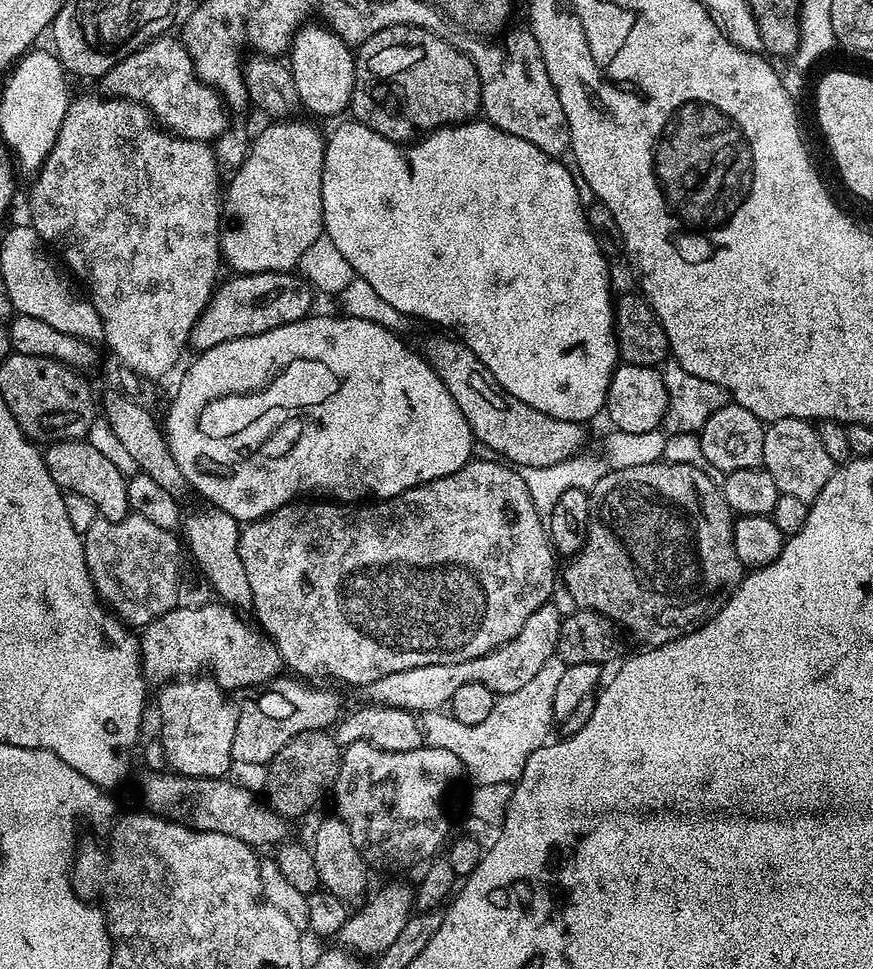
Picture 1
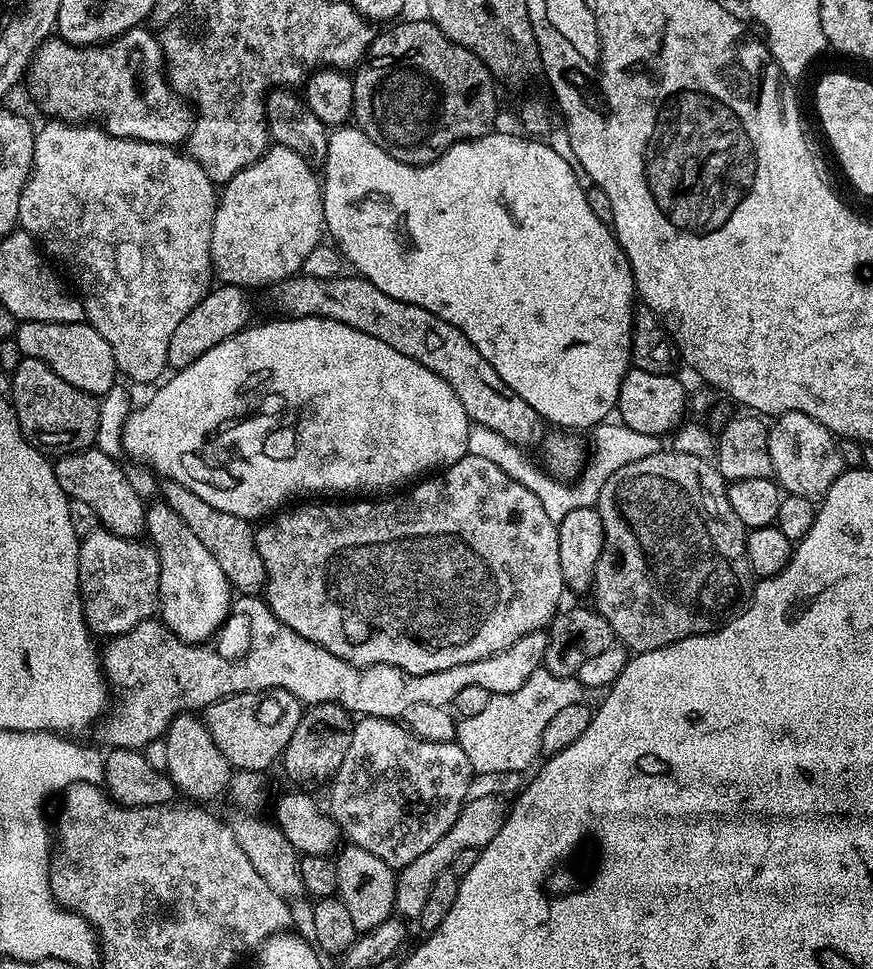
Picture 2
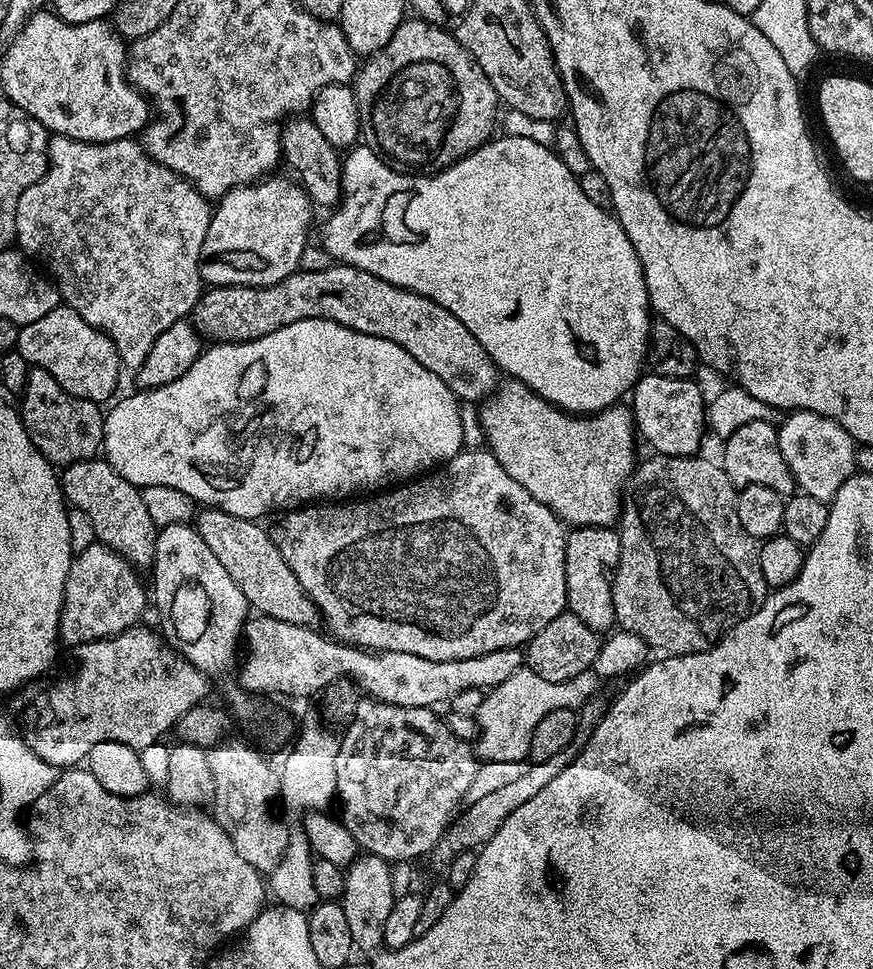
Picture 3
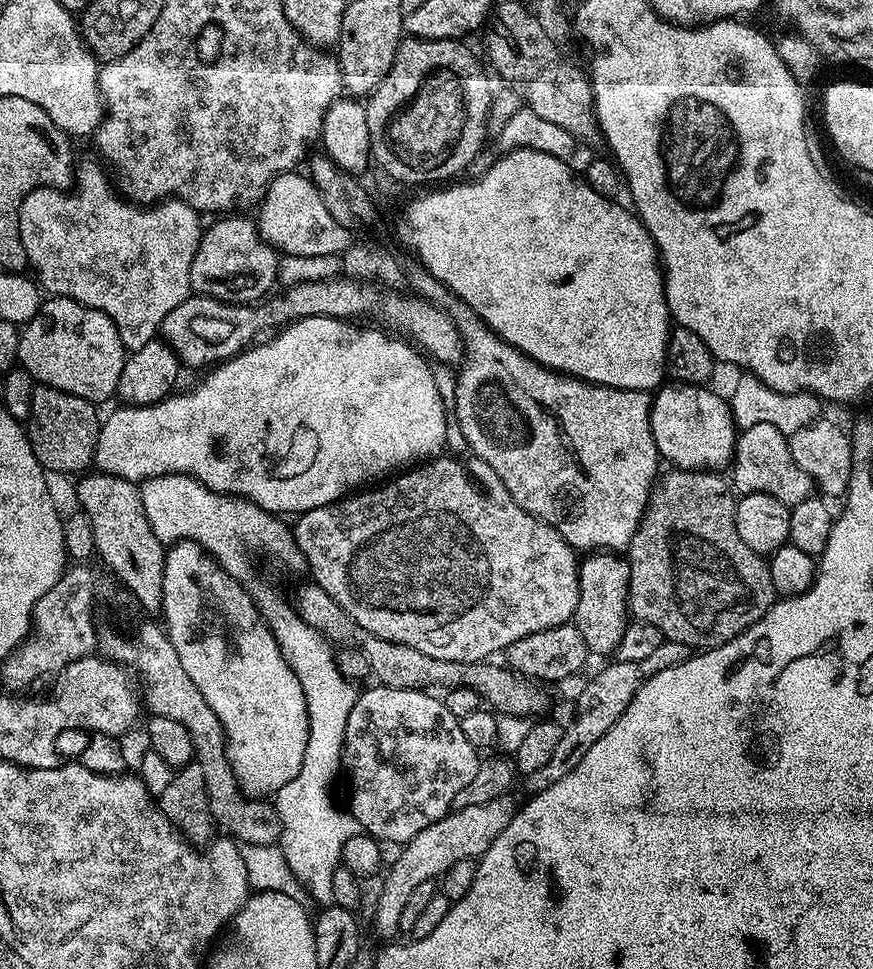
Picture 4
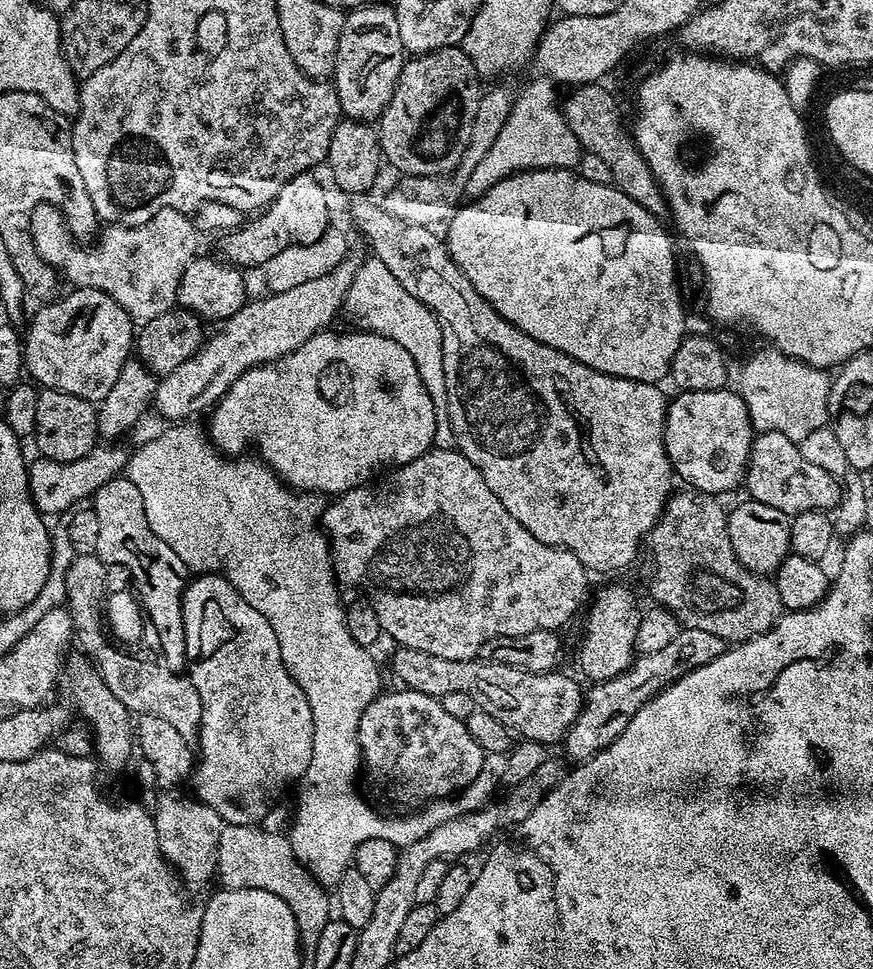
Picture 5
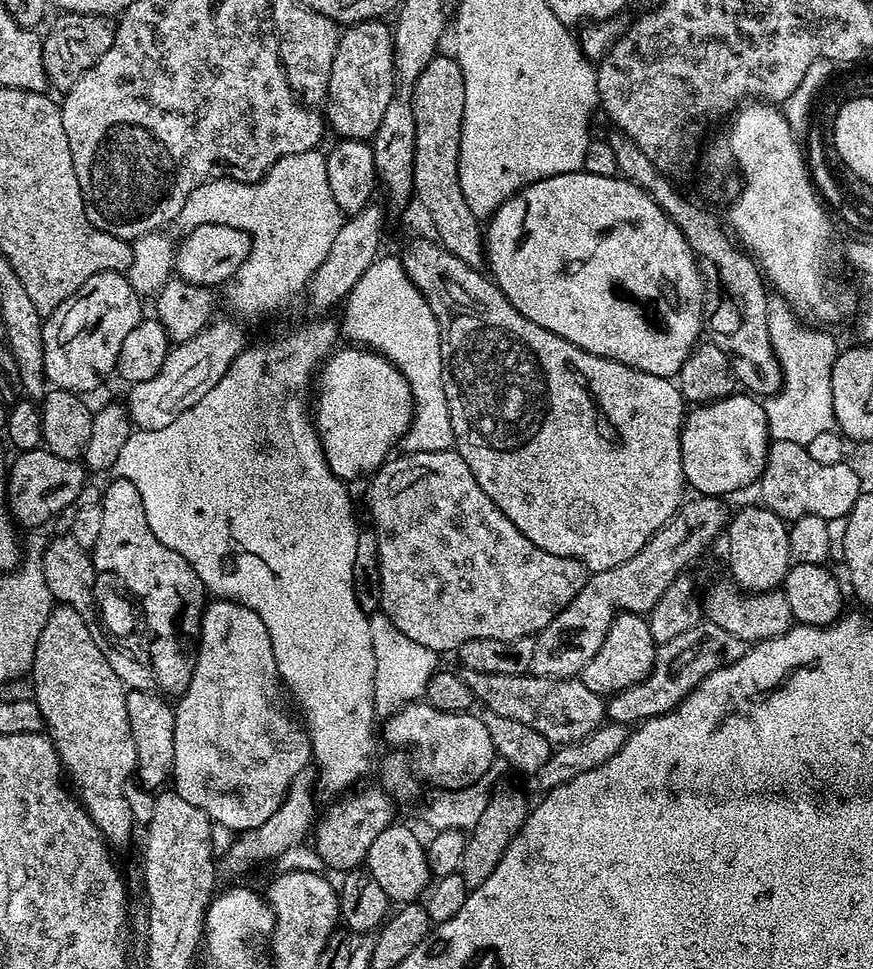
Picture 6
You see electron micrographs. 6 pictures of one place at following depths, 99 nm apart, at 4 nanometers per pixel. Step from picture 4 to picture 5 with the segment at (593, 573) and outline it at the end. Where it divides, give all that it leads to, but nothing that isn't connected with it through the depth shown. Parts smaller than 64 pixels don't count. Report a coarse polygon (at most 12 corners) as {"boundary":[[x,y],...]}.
{"boundary":[[604,584],[588,612],[580,668],[622,674],[642,615],[624,584]]}

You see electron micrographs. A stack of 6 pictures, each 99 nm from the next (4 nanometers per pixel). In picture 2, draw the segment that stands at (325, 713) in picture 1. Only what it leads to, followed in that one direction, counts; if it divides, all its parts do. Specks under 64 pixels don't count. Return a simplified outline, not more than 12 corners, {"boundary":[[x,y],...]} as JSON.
{"boundary":[[248,694],[203,709],[210,738],[229,765],[263,773],[287,726],[263,727]]}

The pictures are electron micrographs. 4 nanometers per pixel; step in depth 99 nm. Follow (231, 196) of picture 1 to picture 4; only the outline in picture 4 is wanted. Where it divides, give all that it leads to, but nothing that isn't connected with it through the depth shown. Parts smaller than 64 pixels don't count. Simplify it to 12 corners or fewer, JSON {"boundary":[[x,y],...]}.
{"boundary":[[255,219],[203,229],[192,292],[227,304],[263,301],[281,257]]}

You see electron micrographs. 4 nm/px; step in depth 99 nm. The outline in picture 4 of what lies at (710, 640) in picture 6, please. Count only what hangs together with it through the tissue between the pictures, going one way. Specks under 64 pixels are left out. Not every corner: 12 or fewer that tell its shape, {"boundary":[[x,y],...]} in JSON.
{"boundary":[[664,639],[642,662],[589,675],[554,755],[523,777],[546,790],[622,718],[640,685],[687,660]]}

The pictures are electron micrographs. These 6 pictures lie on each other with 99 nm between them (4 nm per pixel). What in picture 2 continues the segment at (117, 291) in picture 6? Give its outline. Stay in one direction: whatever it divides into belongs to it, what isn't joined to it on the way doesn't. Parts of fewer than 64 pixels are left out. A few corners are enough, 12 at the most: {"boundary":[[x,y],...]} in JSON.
{"boundary":[[26,320],[21,357],[103,398],[118,381],[110,342],[87,322]]}

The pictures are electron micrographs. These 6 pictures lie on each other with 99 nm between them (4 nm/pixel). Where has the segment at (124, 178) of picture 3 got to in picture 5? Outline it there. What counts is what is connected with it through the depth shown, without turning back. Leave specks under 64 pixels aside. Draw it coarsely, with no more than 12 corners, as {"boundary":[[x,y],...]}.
{"boundary":[[52,204],[38,254],[76,288],[110,294],[136,326],[174,307],[195,223],[158,210],[93,248]]}

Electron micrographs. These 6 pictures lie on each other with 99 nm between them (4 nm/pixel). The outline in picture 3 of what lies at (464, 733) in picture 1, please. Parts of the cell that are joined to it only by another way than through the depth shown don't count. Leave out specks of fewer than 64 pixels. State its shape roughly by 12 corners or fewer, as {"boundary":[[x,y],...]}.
{"boundary":[[522,666],[476,715],[481,761],[528,760],[534,726],[593,699],[589,670],[546,682]]}

